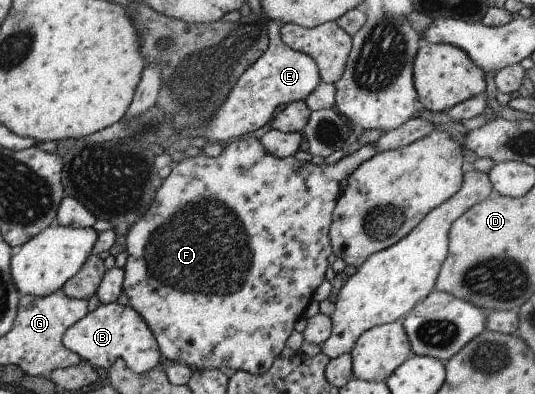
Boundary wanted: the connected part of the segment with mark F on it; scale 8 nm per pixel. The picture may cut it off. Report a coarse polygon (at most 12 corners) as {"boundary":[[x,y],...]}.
{"boundary":[[255,137],[125,238],[164,363],[266,372],[331,253],[332,165]]}

